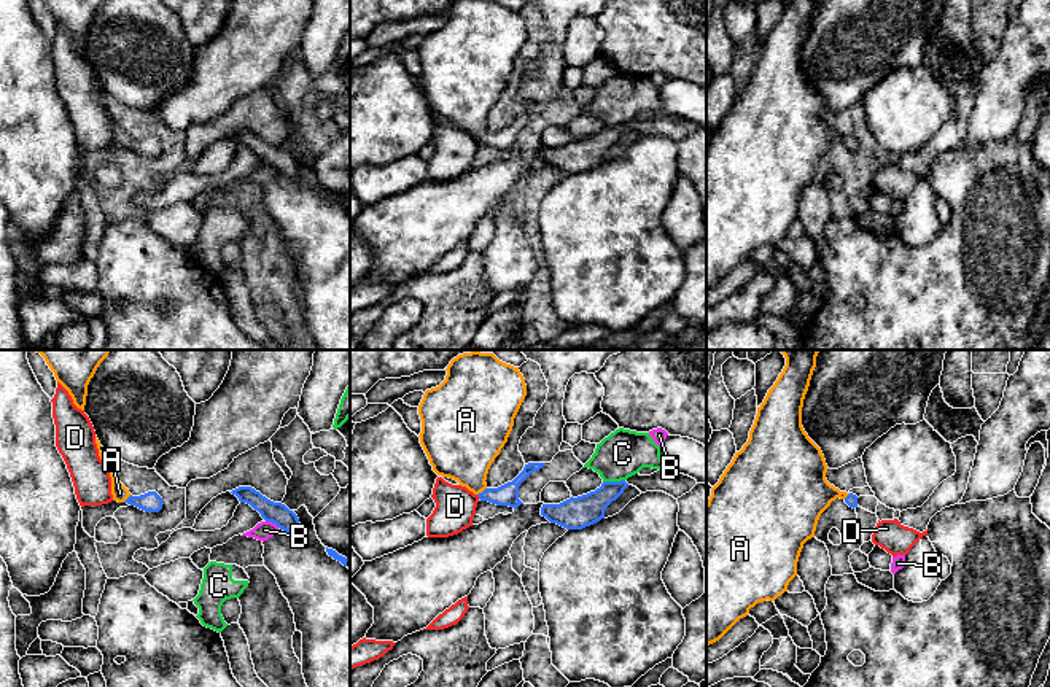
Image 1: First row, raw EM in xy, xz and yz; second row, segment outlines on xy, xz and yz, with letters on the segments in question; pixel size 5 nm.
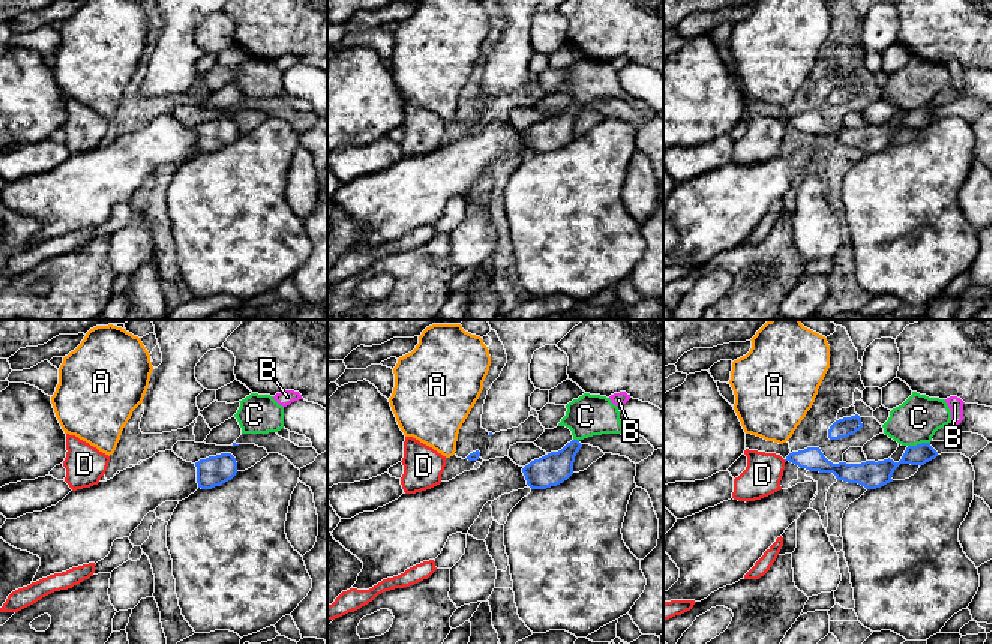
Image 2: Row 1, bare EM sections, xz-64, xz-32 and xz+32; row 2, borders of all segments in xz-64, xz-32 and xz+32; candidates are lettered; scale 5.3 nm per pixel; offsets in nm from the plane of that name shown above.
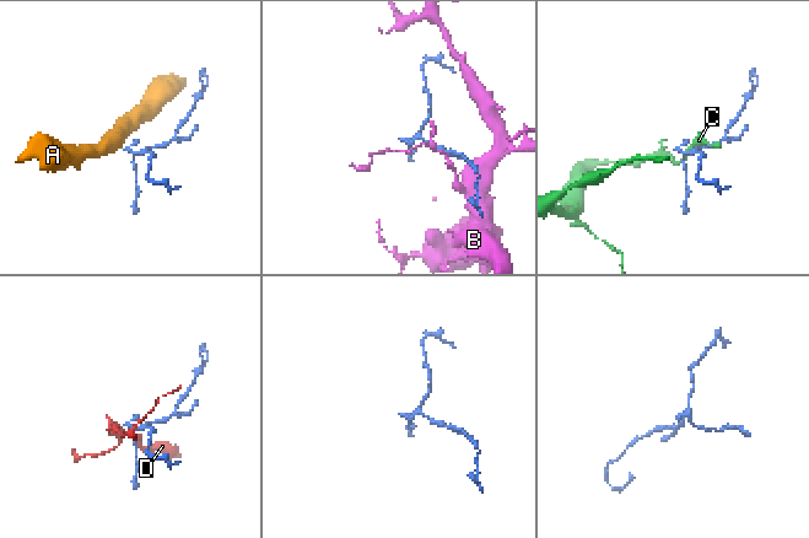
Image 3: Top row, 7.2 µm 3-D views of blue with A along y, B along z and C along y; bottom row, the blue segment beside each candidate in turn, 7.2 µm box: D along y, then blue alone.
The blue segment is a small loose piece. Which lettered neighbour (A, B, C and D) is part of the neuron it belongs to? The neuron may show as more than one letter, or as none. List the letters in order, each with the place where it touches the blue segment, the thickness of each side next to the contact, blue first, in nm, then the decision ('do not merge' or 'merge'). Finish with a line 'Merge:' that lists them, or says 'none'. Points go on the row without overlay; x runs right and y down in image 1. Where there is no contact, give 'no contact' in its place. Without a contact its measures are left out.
A: contact xz (482, 135); calibres 110 and 340 nm; merge
B: contact xy (272, 166); calibres 110 and 90 nm; do not merge
C: contact xz (613, 126); calibres 160 and 240 nm; do not merge
D: contact xz (478, 139); calibres 110 and 200 nm; do not merge
Merge: A

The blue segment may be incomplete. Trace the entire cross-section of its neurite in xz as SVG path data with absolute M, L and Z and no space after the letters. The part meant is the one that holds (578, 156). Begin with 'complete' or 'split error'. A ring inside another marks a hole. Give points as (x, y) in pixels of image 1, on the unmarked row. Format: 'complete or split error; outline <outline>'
complete; outline M625 124L603 126L587 138L571 140L560 148L542 148L541 159L566 173L582 173L605 162L606 151L624 137L627 129Z

